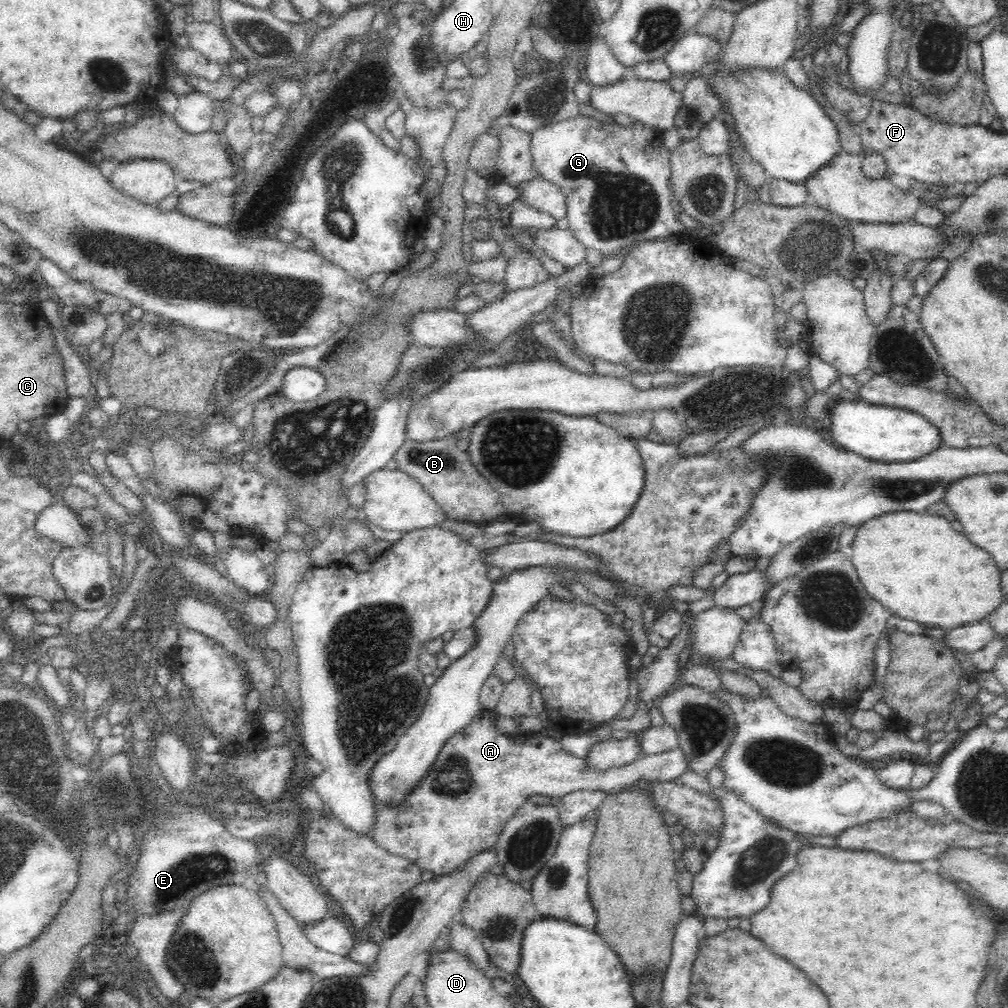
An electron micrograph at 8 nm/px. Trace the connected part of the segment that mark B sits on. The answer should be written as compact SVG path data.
M448 433L442 438L424 442L405 439L393 458L397 468L422 483L424 489L446 511L448 519L457 519L461 523L489 523L507 514L506 507L500 493L474 466L468 451L458 448L459 438L462 436Z

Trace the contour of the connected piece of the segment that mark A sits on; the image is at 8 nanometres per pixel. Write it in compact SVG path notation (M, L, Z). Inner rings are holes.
M478 716L468 726L459 730L442 748L432 772L408 796L407 804L400 809L390 809L377 800L376 830L370 838L390 854L415 862L422 870L431 870L434 876L450 877L466 868L466 864L498 844L506 822L523 806L532 794L561 797L572 791L620 791L641 782L670 782L689 772L691 760L680 747L658 754L646 754L618 768L599 770L591 766L586 757L567 752L559 739L550 738L547 732L525 732L517 726L516 732L507 735L496 730L491 718Z

